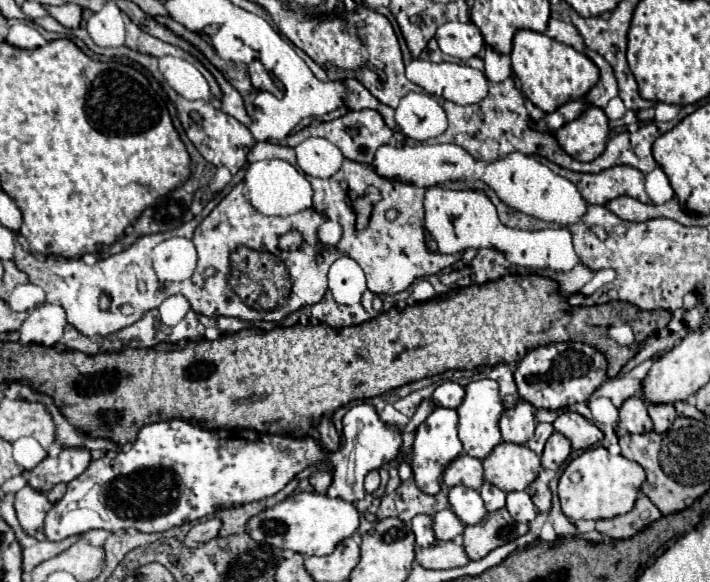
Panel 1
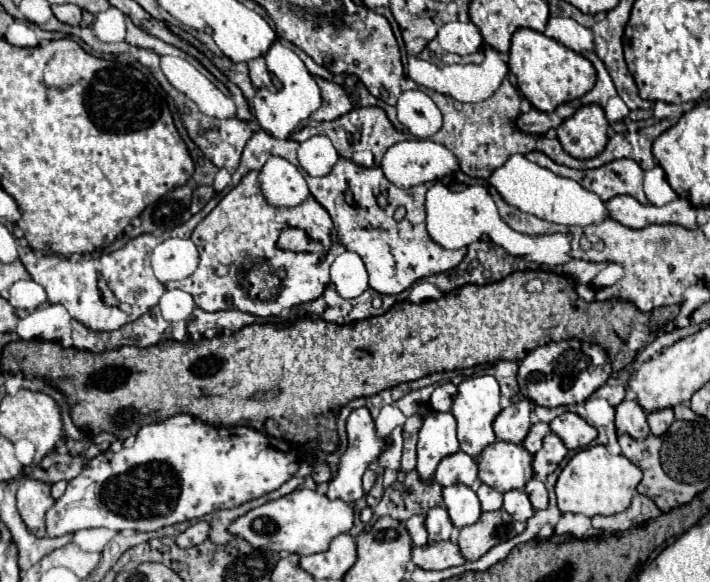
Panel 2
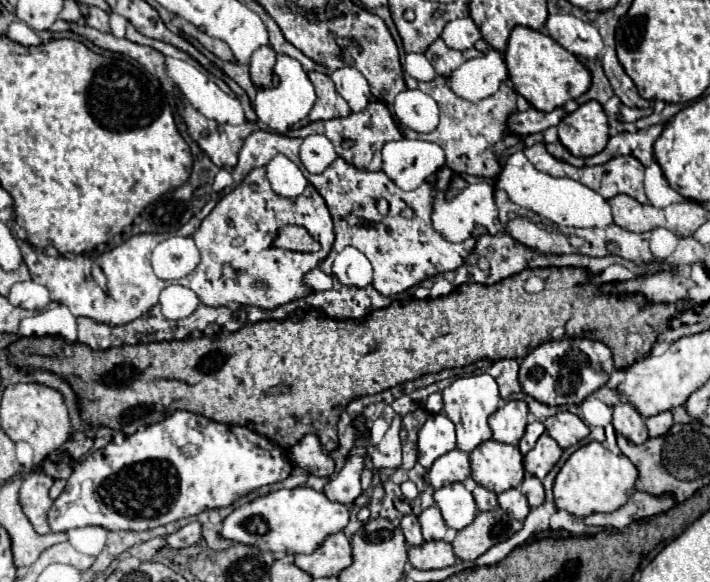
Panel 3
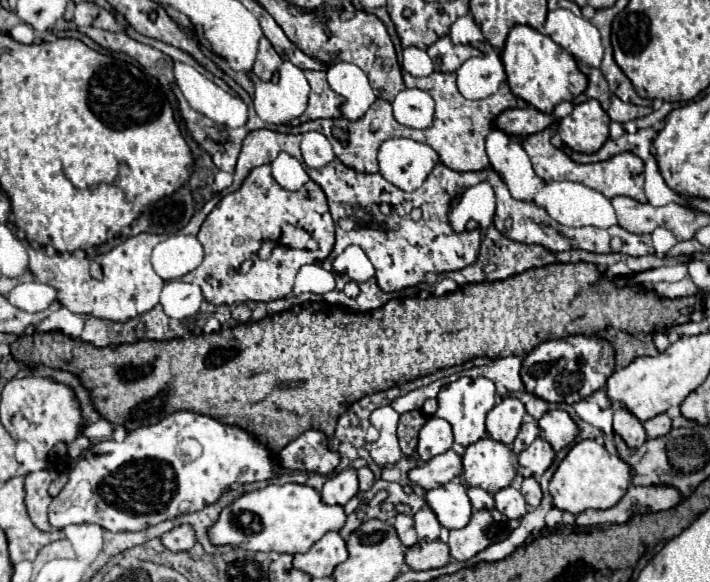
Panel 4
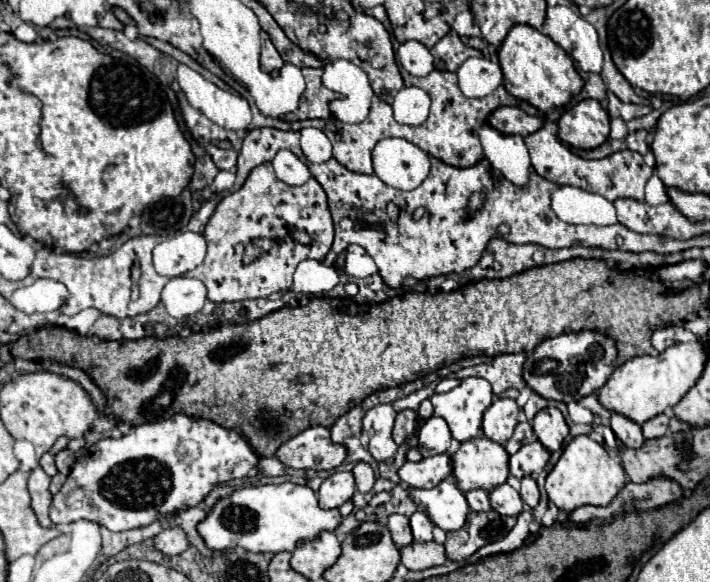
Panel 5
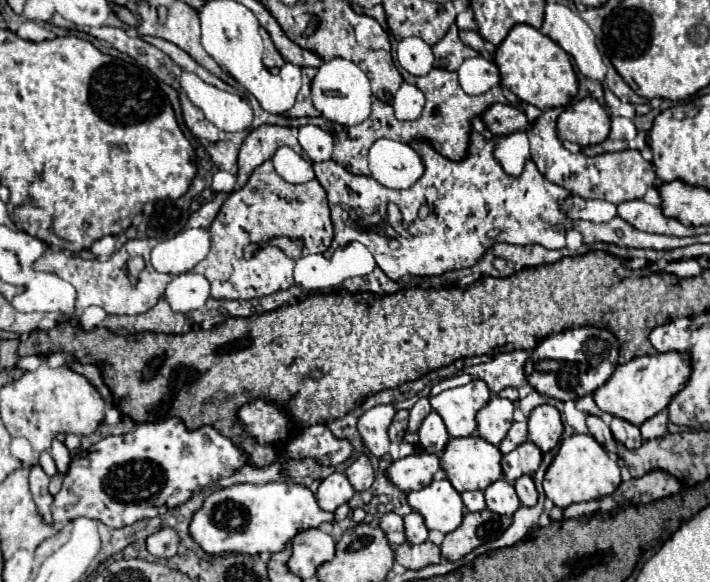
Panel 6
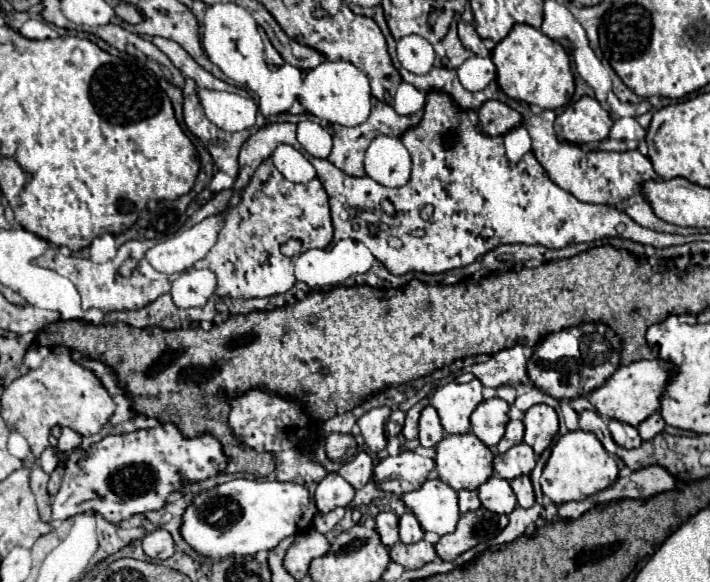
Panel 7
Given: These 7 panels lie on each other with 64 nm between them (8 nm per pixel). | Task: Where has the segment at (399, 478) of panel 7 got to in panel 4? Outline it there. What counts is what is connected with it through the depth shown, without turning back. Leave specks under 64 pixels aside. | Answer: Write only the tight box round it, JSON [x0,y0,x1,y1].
[408,450,464,490]

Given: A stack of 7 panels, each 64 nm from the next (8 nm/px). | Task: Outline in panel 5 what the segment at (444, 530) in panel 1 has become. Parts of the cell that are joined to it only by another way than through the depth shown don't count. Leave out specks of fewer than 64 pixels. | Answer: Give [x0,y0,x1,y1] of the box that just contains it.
[410,508,434,542]

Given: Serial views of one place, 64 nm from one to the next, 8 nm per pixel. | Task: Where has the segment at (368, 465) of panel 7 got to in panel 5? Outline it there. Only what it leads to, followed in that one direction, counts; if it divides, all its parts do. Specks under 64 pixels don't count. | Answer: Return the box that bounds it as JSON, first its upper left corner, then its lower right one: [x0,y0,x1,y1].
[352,462,376,494]

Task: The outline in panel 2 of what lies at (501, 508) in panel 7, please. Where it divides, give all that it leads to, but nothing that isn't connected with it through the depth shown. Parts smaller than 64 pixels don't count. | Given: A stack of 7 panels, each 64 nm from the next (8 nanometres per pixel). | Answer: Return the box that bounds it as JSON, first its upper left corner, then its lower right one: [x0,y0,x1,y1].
[504,490,534,522]

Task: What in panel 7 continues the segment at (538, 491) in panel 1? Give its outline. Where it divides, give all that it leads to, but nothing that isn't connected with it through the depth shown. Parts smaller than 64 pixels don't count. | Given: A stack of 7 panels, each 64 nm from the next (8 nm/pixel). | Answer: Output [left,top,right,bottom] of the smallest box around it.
[510,476,534,508]

